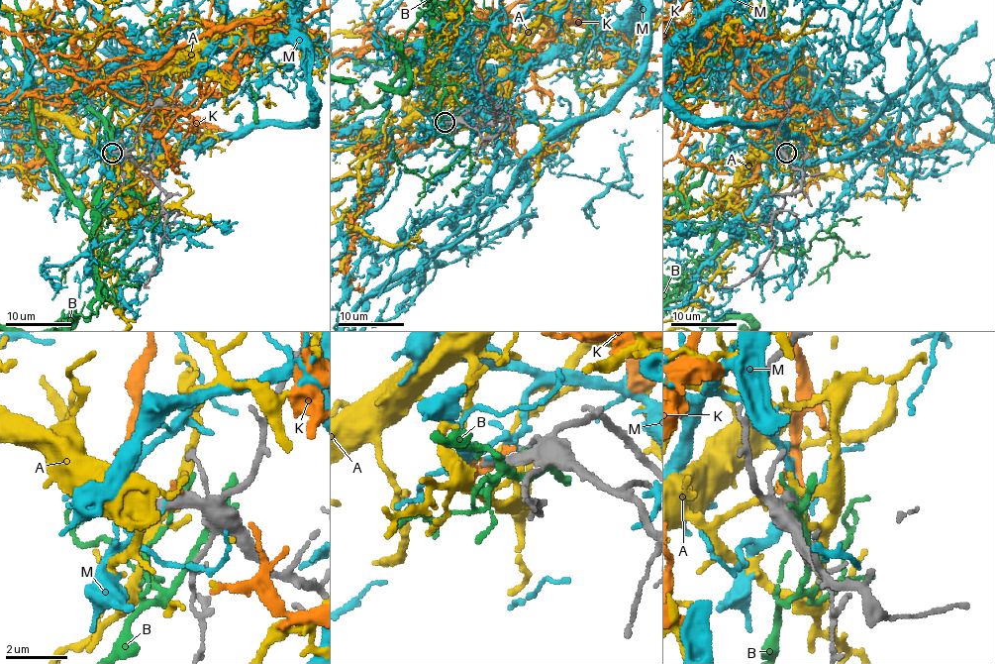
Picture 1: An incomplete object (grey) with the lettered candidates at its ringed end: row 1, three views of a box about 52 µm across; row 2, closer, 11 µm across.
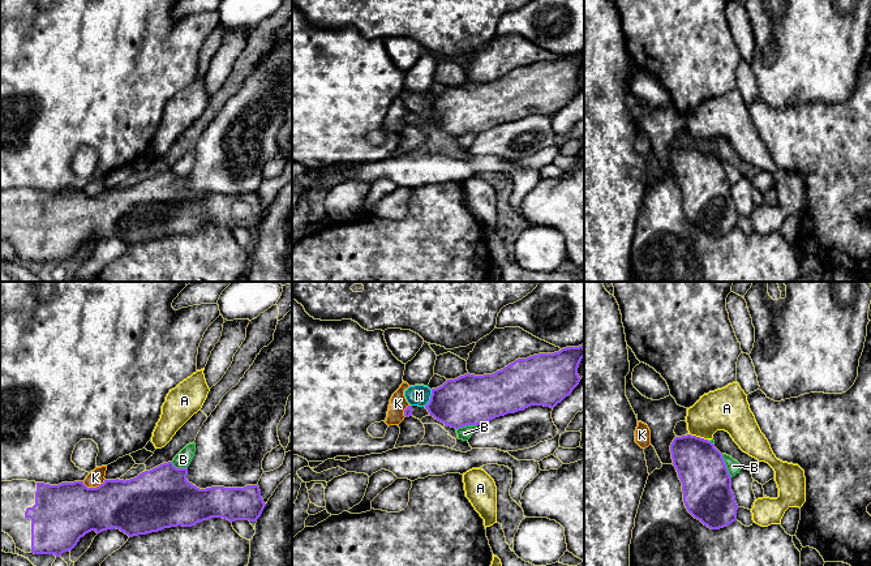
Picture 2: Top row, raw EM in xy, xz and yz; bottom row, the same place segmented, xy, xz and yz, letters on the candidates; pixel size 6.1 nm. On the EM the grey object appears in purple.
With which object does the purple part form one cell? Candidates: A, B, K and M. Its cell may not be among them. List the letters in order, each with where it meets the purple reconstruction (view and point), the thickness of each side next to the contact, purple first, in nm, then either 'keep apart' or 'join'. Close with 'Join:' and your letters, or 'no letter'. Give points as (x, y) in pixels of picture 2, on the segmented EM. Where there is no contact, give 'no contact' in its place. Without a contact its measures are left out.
A: contact yz (698, 437); calibres 300 and 260 nm; keep apart
B: contact yz (725, 466); calibres 300 and 80 nm; keep apart
K: contact xy (94, 488); calibres 360 and 100 nm; keep apart
M: contact xz (430, 398); calibres 320 and 130 nm; keep apart
Join: no letter

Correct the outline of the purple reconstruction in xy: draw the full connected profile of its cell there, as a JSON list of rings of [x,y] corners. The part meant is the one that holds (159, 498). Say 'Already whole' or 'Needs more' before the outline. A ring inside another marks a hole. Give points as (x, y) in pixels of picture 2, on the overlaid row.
Needs more. [[[172,462],[163,463],[150,471],[140,473],[130,480],[104,480],[96,488],[87,488],[83,481],[61,483],[50,485],[27,480],[12,480],[0,483],[0,531],[8,533],[16,548],[25,553],[55,554],[72,550],[81,537],[95,531],[120,529],[129,537],[158,532],[171,527],[192,527],[211,518],[223,518],[231,523],[235,520],[257,522],[266,503],[261,497],[258,485],[244,488],[211,486],[199,489],[186,480],[188,467],[176,468]]]

